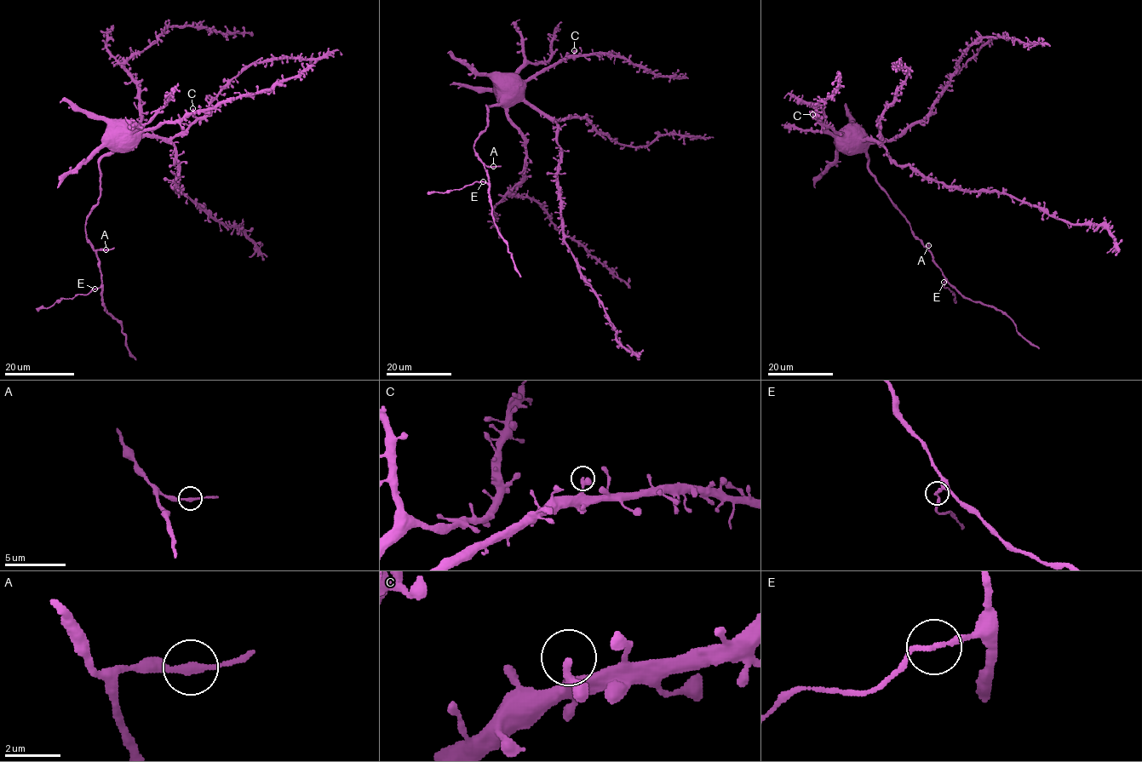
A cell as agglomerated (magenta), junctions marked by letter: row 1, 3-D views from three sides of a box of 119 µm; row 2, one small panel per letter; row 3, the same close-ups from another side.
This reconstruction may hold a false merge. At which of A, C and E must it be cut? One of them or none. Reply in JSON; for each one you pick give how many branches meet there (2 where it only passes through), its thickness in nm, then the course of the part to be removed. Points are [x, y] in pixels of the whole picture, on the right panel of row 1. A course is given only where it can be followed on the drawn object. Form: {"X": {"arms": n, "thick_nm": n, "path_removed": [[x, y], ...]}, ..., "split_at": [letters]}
{"split_at": []}

